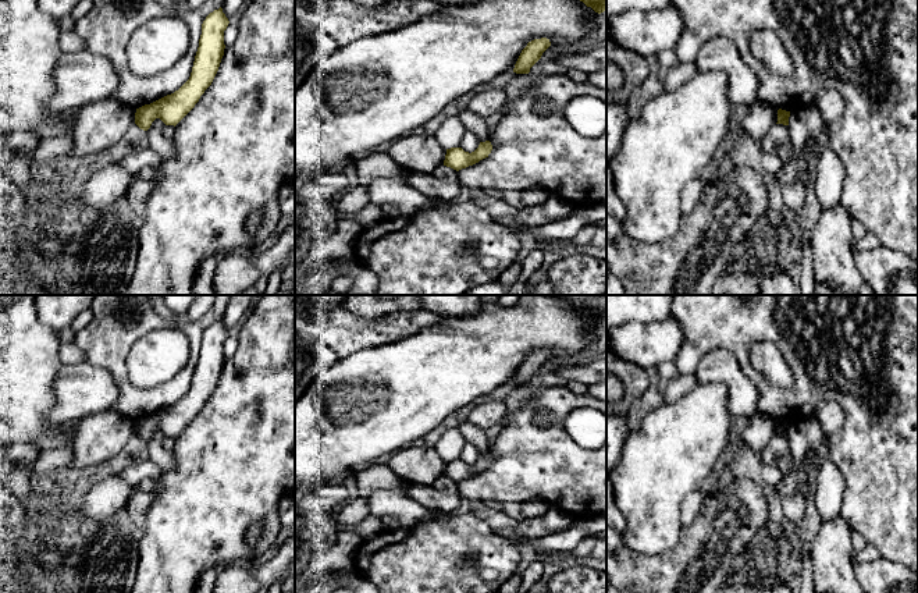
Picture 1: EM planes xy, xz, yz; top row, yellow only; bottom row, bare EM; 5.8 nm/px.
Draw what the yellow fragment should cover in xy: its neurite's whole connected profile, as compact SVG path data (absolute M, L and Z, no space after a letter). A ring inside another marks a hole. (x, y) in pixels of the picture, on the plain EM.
M221 319L206 329L189 391L174 405L136 420L135 436L140 441L147 443L156 430L175 438L195 419L218 383L228 335Z

